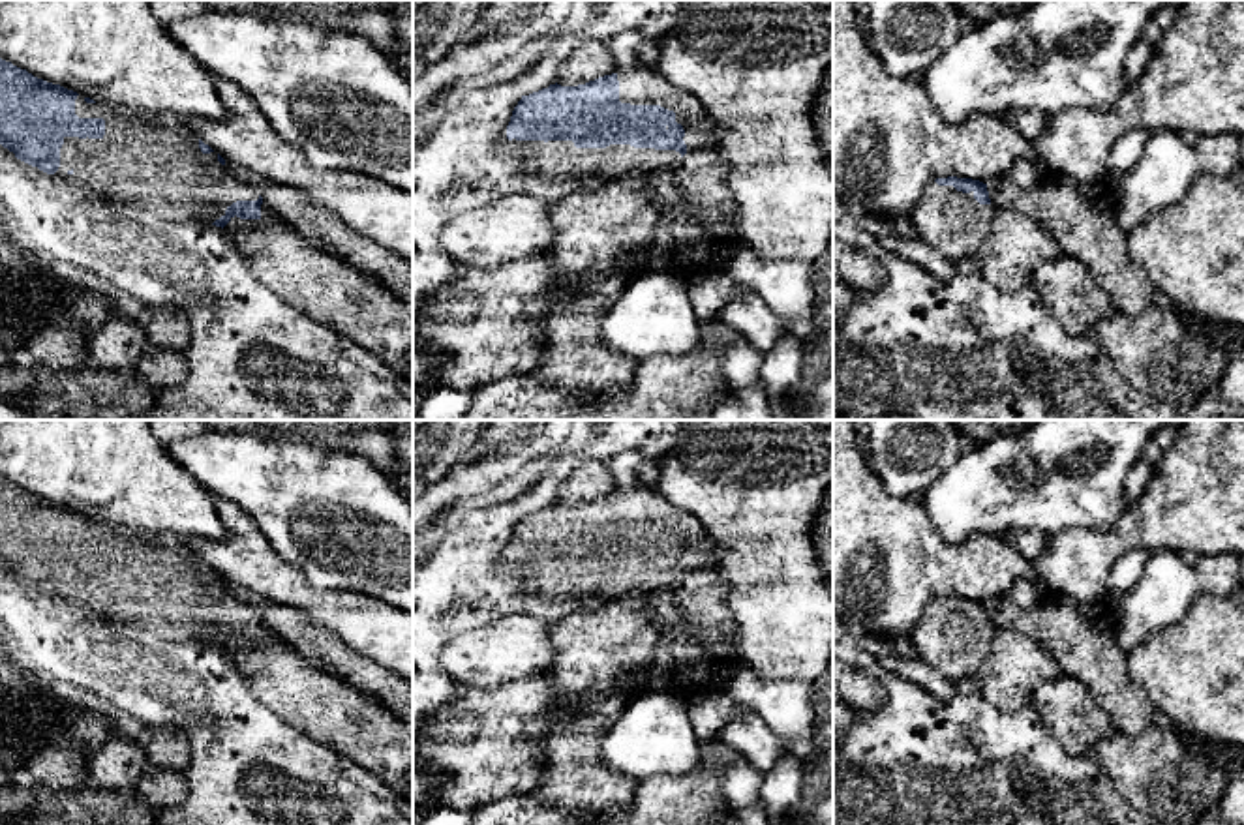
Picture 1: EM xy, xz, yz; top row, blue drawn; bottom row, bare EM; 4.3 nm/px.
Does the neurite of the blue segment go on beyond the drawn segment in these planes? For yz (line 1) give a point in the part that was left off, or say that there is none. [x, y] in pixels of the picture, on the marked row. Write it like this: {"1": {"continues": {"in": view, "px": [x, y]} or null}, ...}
{"1": {"continues": {"in": "yz", "px": [952, 222]}}}

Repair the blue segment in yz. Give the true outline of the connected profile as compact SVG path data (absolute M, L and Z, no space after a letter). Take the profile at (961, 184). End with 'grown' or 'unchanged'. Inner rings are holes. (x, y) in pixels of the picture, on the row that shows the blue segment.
M948 176L927 184L910 219L927 246L957 264L976 257L994 210L987 184Z | grown

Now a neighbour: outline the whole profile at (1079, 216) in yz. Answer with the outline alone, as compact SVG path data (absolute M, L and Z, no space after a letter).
M1049 172L1034 188L1019 188L1002 176L987 184L987 191L994 208L1013 208L1039 223L1056 242L1060 253L1077 259L1094 276L1116 311L1135 317L1158 302L1146 272L1126 255L1126 236L1115 219L1115 193L1109 178L1075 182L1064 174Z

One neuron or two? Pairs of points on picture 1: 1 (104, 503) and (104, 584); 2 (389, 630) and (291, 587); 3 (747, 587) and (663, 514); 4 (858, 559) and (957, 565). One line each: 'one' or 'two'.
1: two
2: one
3: two
4: one

